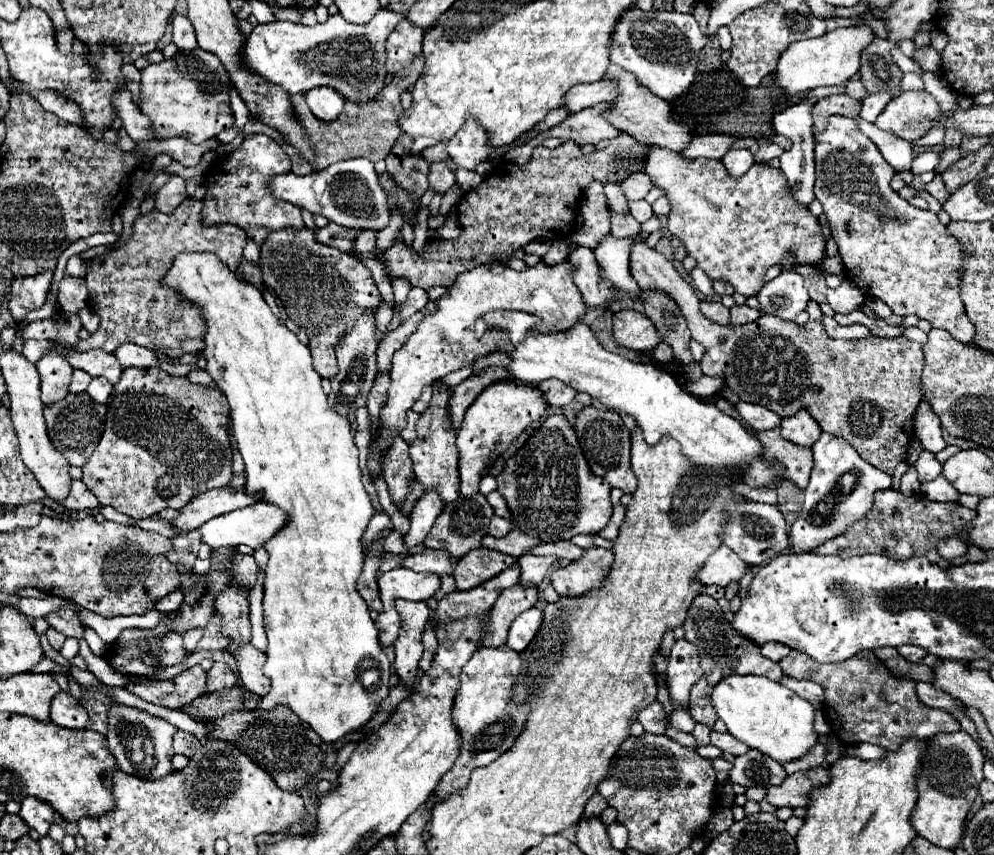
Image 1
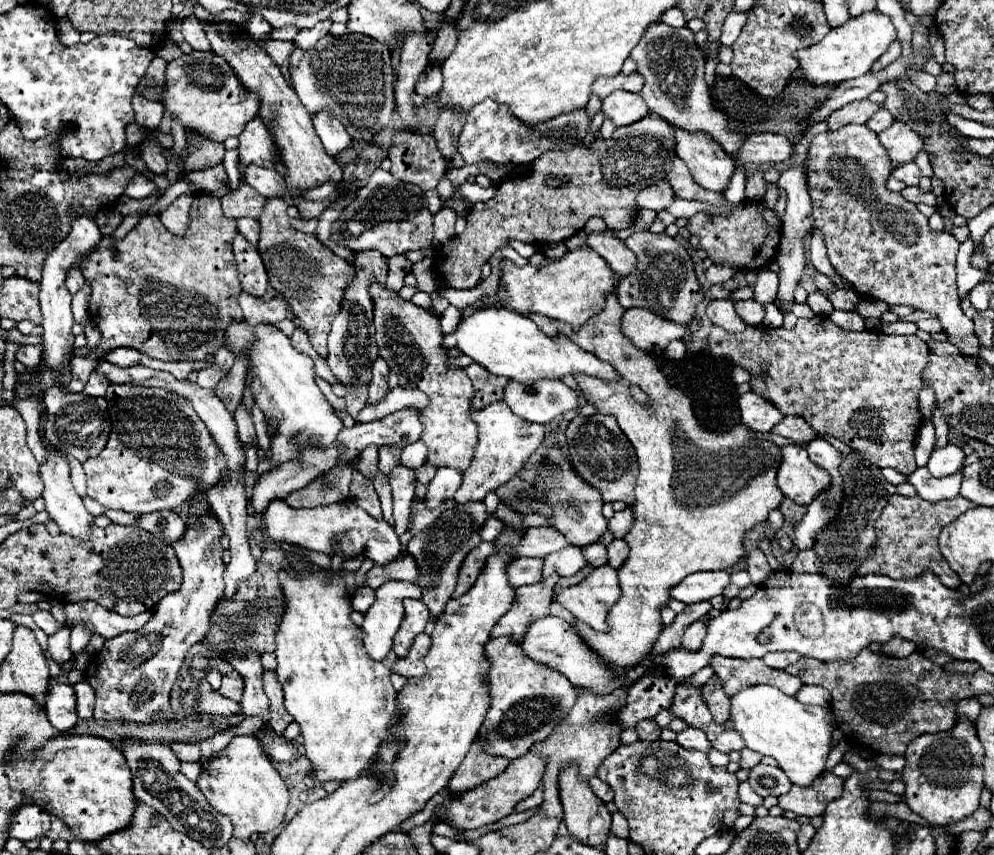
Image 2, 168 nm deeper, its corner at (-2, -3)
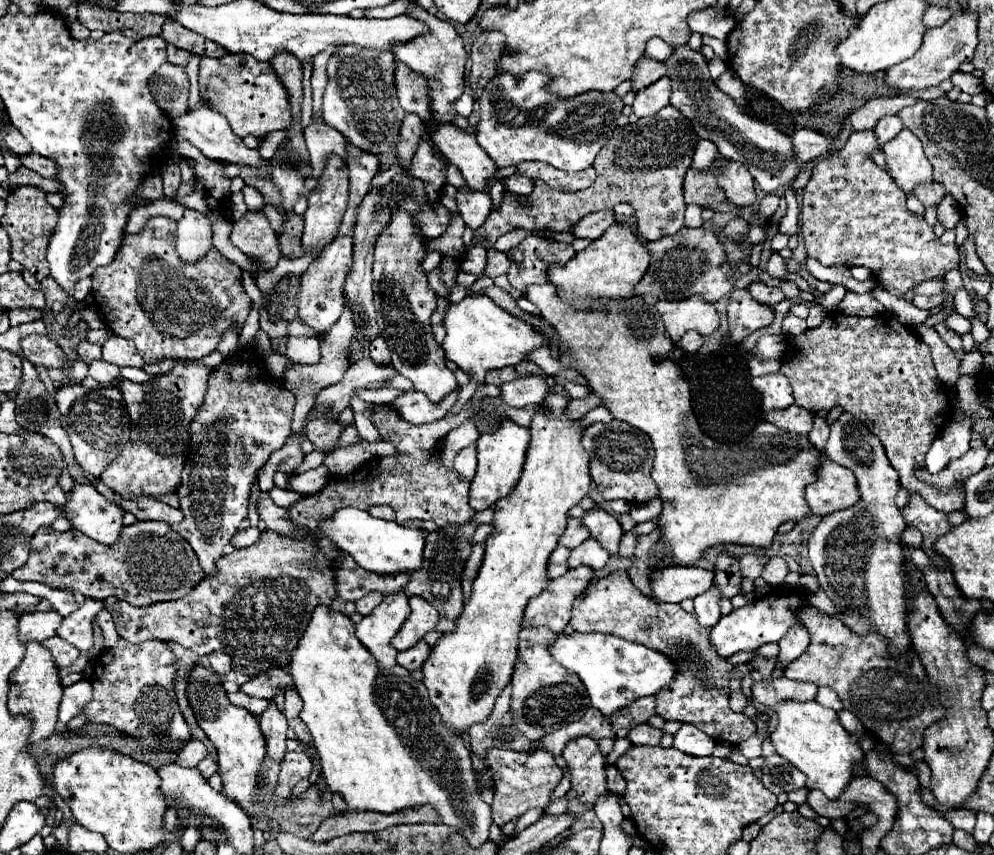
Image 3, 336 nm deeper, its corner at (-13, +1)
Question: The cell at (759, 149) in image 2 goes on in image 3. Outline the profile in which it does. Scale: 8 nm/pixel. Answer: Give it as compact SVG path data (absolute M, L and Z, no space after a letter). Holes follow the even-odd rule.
M800 129L792 135L792 159L796 163L810 163L830 151L832 139L812 129Z

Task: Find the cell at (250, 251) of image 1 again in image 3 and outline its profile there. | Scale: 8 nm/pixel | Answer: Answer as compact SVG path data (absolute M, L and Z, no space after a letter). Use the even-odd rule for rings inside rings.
M244 187L242 189L242 193L244 193L244 201L246 201L246 205L248 205L248 209L250 211L258 211L260 207L262 207L262 203L264 203L264 199L262 199L262 195L254 189L254 187Z

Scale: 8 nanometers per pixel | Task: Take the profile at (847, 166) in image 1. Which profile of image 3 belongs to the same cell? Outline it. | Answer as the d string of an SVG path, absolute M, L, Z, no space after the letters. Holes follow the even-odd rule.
M866 129L866 131L854 131L846 145L840 149L840 151L834 151L830 153L828 157L822 157L816 161L814 169L812 169L812 177L808 181L808 185L802 189L802 237L804 237L804 245L806 245L806 251L808 251L808 257L814 257L818 259L824 267L832 267L832 265L846 265L846 267L854 267L854 265L862 265L862 267L868 267L872 271L872 277L876 281L880 281L880 285L890 291L892 295L896 297L904 297L908 291L912 291L916 285L924 283L924 281L932 281L932 279L944 279L948 271L952 269L958 269L960 267L960 247L956 243L950 243L950 245L944 245L940 243L940 239L934 235L932 227L926 223L926 219L922 215L916 215L912 211L908 211L906 207L906 195L904 191L896 185L896 181L892 181L892 177L880 169L872 159L870 159L870 153L872 151L878 151L880 145L878 145L878 137L872 129Z

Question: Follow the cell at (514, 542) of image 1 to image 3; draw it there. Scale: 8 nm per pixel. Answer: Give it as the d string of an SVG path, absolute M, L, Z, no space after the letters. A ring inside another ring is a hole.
M568 519L568 525L566 525L562 537L558 539L558 545L574 549L574 547L578 547L588 537L590 537L590 533L588 533L588 529L584 529L580 519Z

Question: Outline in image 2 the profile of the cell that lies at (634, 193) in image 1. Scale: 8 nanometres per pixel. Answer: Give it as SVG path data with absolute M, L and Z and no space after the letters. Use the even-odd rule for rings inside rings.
M659 181L657 185L651 185L649 189L643 189L637 195L637 203L643 209L651 209L655 213L667 211L669 205L673 203L673 199L675 199L675 193L667 181Z

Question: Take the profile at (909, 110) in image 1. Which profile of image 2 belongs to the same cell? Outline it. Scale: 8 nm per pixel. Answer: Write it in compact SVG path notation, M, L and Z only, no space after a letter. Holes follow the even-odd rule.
M895 121L889 129L881 131L879 141L887 149L891 169L897 169L897 165L911 163L917 157L917 153L921 151L921 147L923 147L921 137L917 137L917 133L913 133L901 121Z

